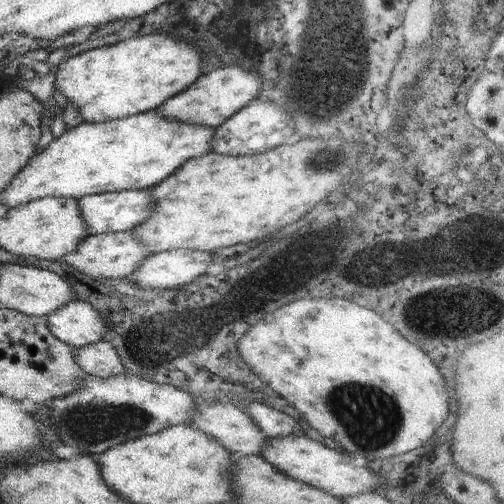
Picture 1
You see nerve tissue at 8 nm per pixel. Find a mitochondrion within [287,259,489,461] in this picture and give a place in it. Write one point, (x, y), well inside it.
(375, 421)

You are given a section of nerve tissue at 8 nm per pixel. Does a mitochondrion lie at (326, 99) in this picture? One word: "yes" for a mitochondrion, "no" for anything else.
yes

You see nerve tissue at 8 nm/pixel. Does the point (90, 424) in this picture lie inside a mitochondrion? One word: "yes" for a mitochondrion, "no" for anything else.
yes

